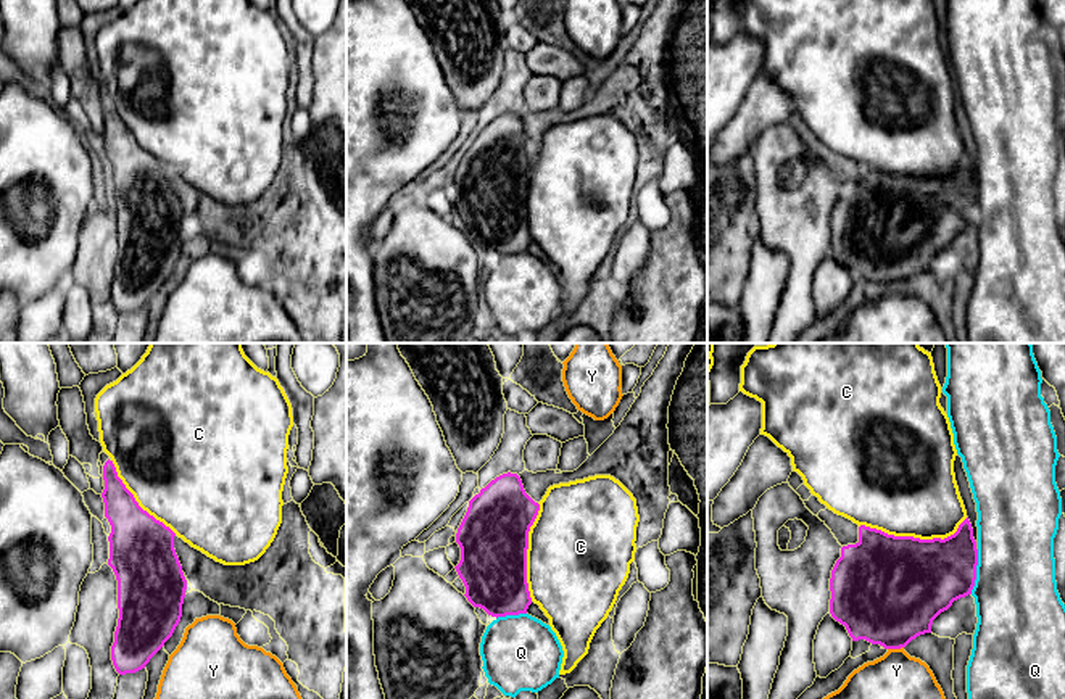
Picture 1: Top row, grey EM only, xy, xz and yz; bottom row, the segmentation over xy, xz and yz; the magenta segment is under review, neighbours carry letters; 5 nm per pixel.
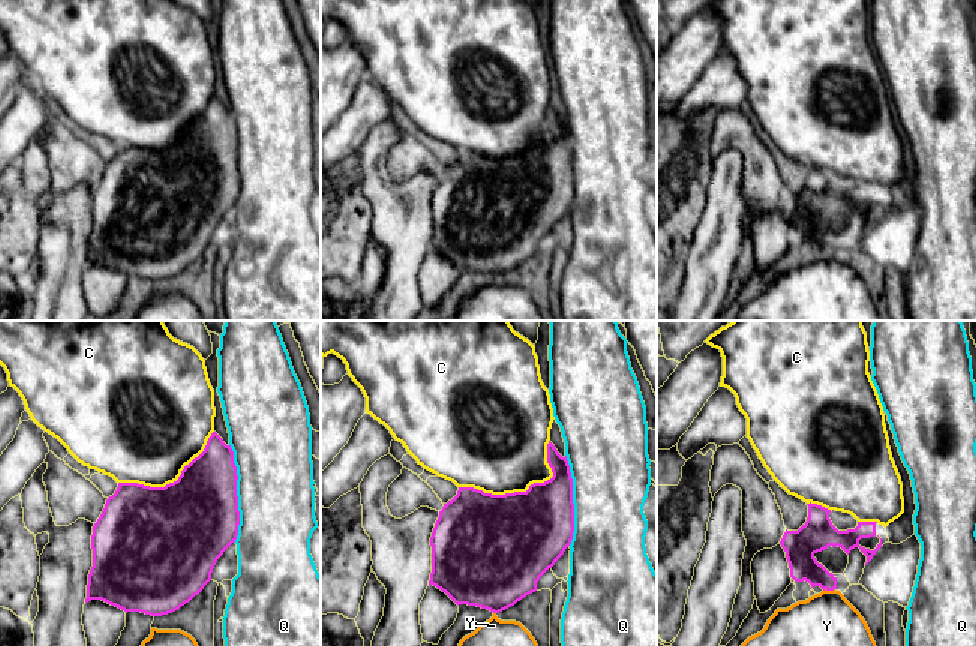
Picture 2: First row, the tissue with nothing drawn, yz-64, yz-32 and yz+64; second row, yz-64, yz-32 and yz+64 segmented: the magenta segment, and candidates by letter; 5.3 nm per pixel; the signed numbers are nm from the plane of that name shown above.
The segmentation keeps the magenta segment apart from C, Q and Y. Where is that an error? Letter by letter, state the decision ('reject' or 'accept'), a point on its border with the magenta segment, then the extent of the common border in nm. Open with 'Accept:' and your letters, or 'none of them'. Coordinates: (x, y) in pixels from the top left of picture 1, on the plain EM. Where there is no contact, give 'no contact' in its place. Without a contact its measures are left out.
Accept: none of them
C: reject | yz (914, 177) | 550 nm
Q: reject | yz (975, 211) | 220 nm
Y: reject | yz (895, 287) | 80 nm

